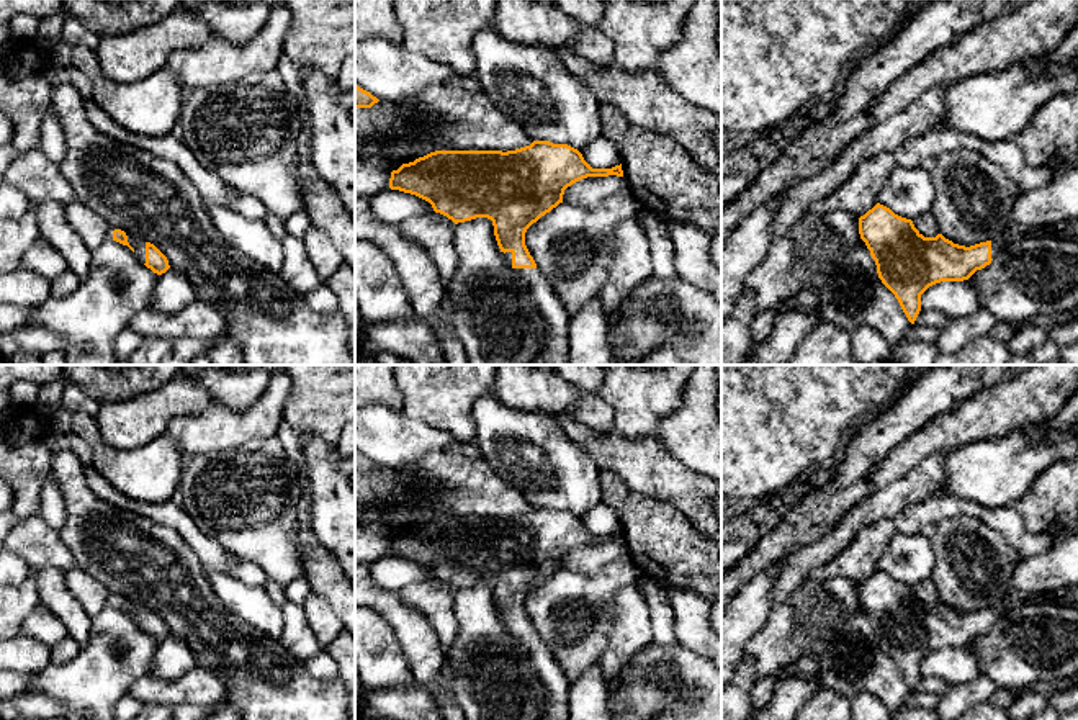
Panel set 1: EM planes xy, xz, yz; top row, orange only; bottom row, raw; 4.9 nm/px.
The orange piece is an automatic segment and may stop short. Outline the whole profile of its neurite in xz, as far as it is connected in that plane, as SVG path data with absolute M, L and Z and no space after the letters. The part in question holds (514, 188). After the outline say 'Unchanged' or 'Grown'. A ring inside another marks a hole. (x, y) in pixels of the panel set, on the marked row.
M533 141L515 151L435 151L391 172L389 188L429 201L435 213L455 224L476 218L492 221L504 260L527 283L533 306L545 322L538 357L530 365L569 365L569 316L550 280L537 267L525 245L527 229L559 203L573 183L587 177L623 177L622 164L592 169L582 154L568 144Z. Grown

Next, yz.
M877 203L859 218L859 234L870 250L882 283L895 295L908 321L921 311L921 295L941 281L963 281L985 268L998 254L1009 254L1029 232L1009 224L996 241L970 247L942 234L924 237L911 219Z. Grown

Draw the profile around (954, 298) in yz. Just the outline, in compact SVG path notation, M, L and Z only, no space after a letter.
M968 280L941 281L921 295L921 309L941 311L950 319L972 316L980 308L977 291Z

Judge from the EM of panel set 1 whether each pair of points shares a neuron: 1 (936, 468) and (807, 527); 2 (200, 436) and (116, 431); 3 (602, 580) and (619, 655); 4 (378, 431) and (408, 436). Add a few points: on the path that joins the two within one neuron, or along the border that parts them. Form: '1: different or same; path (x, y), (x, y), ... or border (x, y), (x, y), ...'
1: different; border (866, 494), (826, 534)
2: different; border (200, 413), (177, 416), (166, 431)
3: different; border (619, 589), (610, 601), (612, 634), (597, 661)
4: same; path (385, 436), (401, 436)

